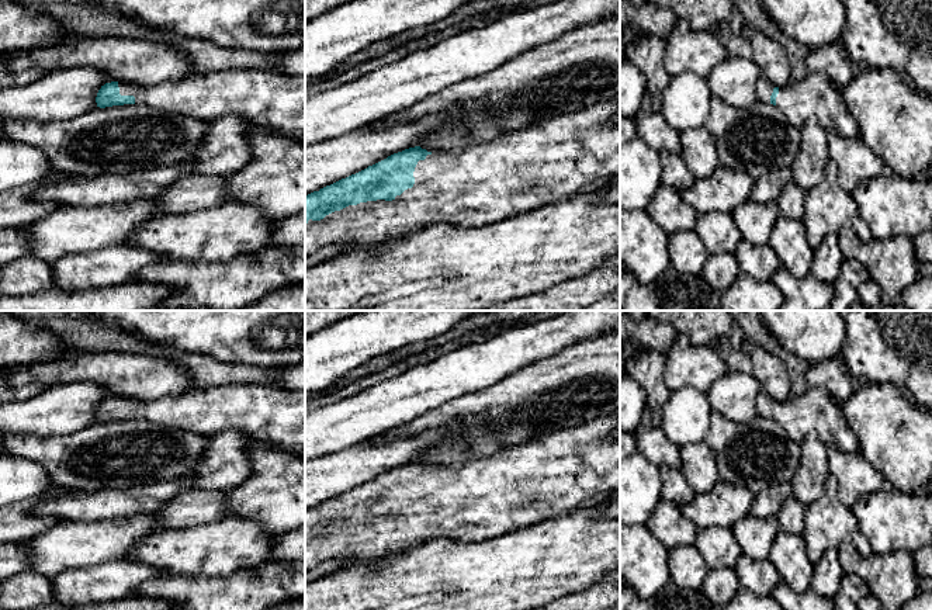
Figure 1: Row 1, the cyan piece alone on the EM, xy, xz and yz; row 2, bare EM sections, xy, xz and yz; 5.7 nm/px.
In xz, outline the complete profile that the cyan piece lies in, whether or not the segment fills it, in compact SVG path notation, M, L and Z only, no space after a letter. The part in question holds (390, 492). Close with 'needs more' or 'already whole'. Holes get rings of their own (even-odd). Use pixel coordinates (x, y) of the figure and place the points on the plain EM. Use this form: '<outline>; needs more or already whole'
M620 409L616 410L611 415L600 416L597 419L592 419L588 422L583 422L579 426L554 430L550 433L543 433L538 437L526 440L520 444L514 444L507 448L502 448L496 451L491 457L479 457L467 461L460 468L441 468L441 467L427 467L426 464L422 464L420 461L409 462L402 467L394 468L388 471L387 474L368 481L367 484L351 489L346 493L342 493L330 500L326 500L321 503L319 506L313 506L308 510L305 510L305 572L313 569L315 566L321 565L322 562L328 559L349 559L350 564L340 568L346 569L356 565L374 565L378 561L384 559L385 557L402 554L408 550L416 548L422 544L425 544L429 540L446 537L453 538L461 543L481 543L491 537L502 536L507 531L538 523L541 520L547 519L555 519L561 516L567 516L581 506L593 502L597 496L602 496L604 493L609 493L614 489L620 489L620 437L614 437L613 433L620 427Z; needs more

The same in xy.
M273 384L194 387L156 401L111 396L101 401L96 417L100 423L145 419L207 437L233 430L253 443L305 453L305 391Z; needs more

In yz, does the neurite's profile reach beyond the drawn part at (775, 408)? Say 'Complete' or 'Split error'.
Split error

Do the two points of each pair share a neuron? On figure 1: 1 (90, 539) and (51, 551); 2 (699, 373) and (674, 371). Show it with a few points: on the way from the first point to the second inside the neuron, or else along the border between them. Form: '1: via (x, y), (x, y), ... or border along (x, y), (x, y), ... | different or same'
1: via (80, 543), (61, 547) | same
2: via (693, 371), (679, 371) | same

